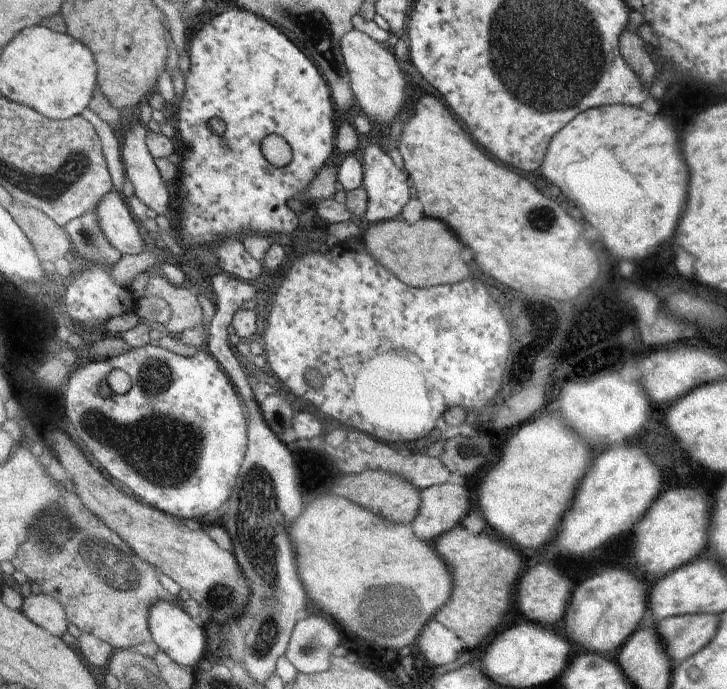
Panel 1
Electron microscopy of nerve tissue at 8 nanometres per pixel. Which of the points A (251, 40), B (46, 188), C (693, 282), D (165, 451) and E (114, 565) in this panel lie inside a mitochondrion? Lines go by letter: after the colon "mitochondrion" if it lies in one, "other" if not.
A: other
B: mitochondrion
C: other
D: mitochondrion
E: mitochondrion

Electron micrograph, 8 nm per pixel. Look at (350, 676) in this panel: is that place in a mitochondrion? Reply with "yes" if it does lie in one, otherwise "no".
no

